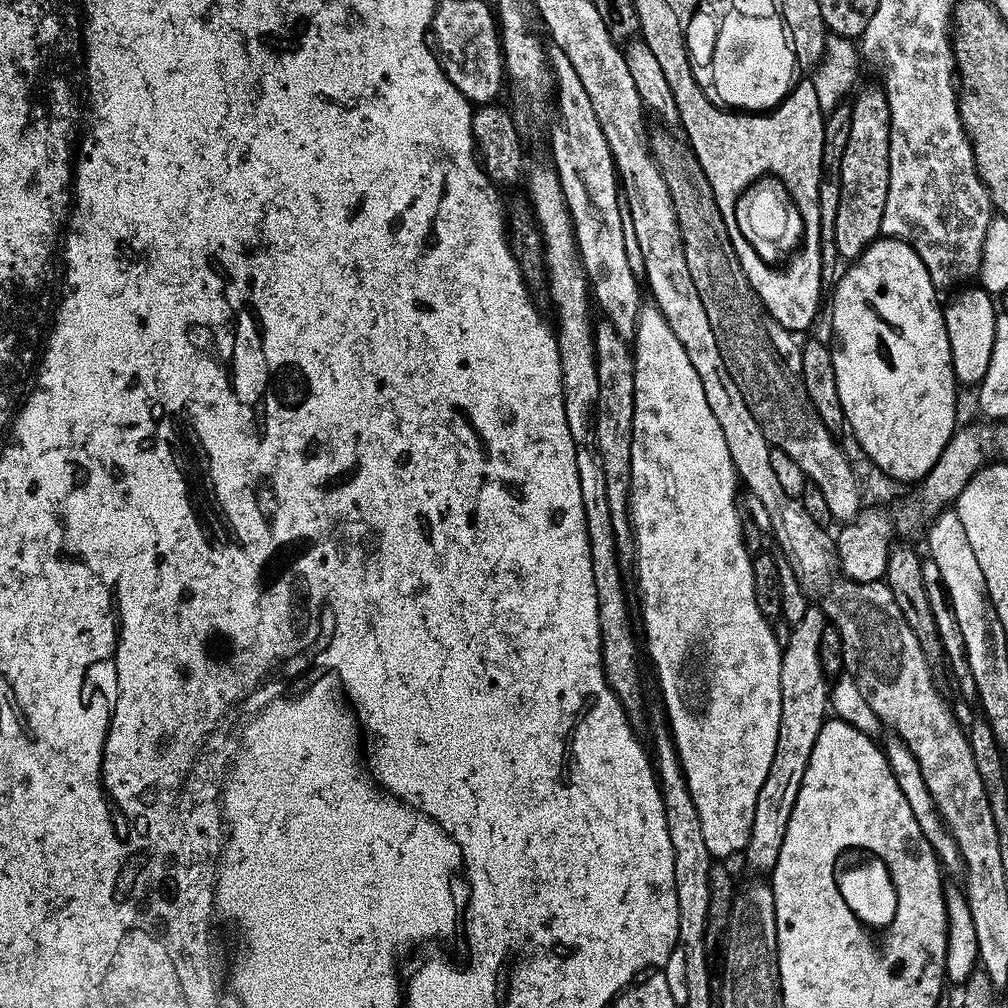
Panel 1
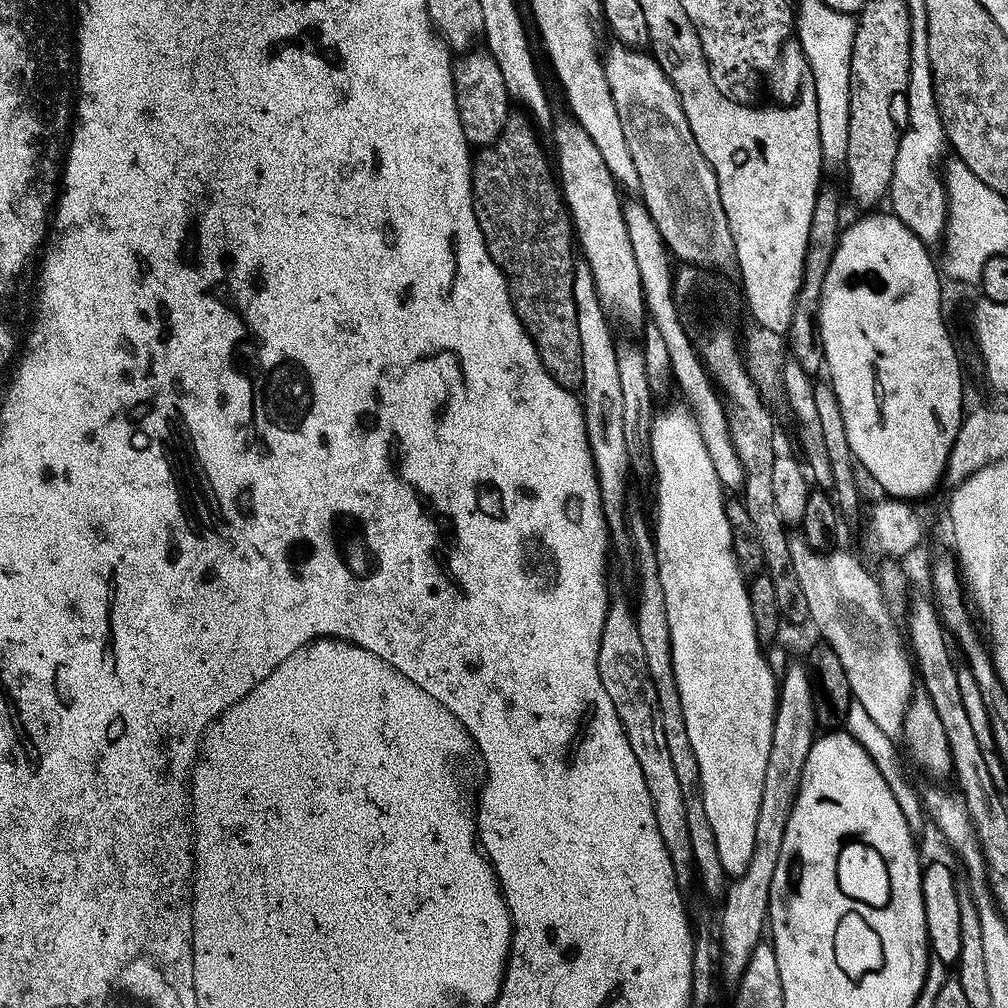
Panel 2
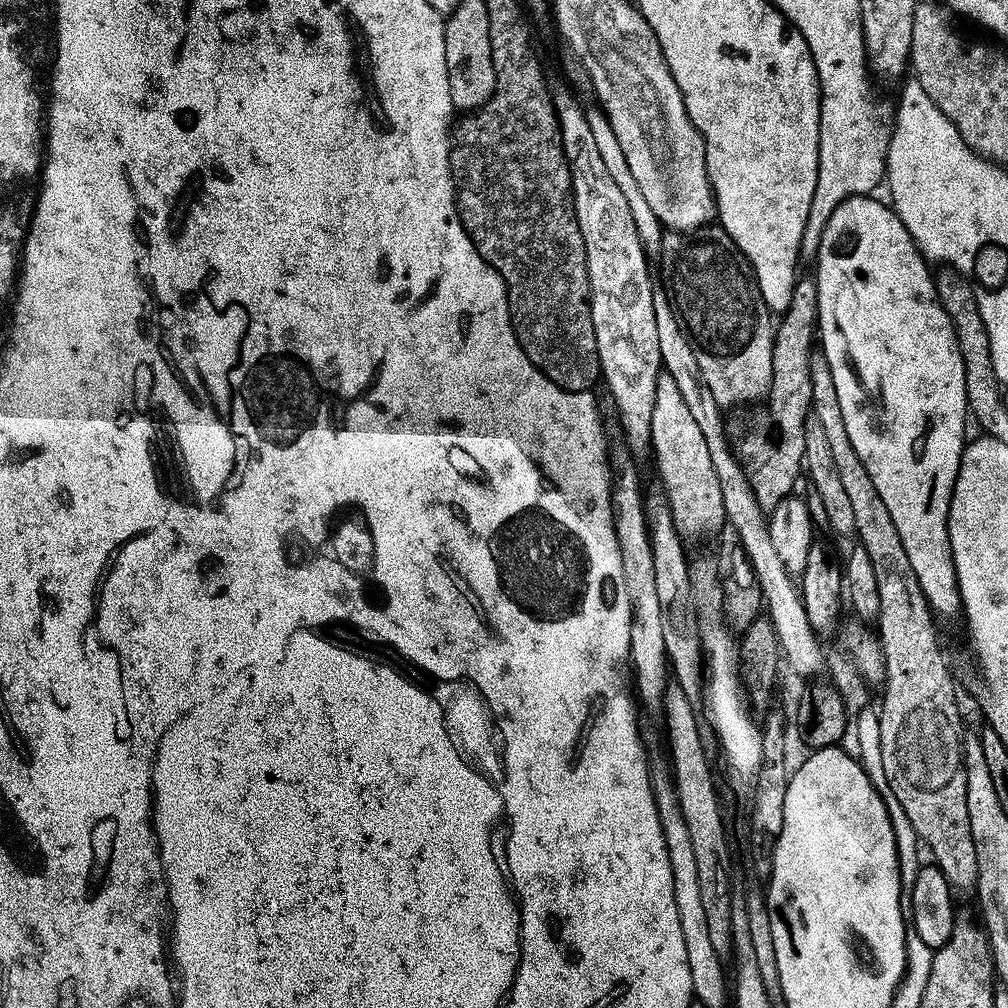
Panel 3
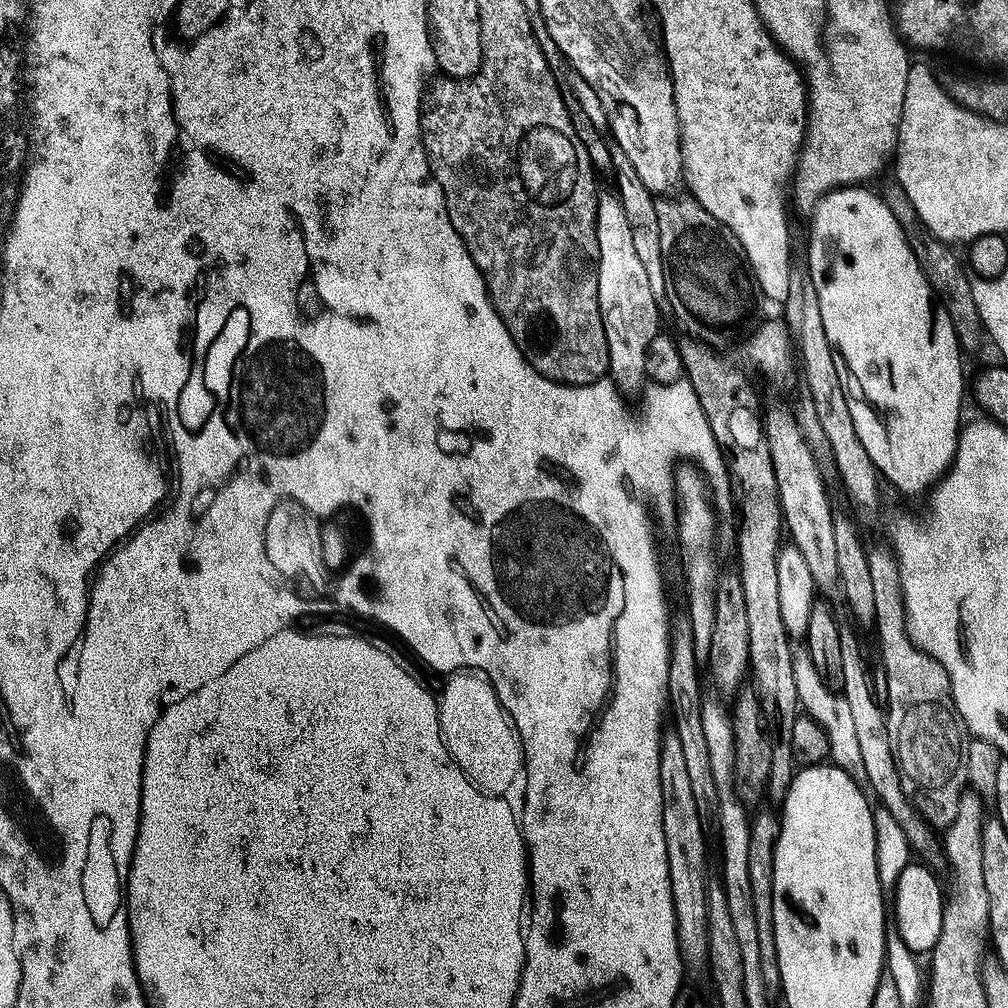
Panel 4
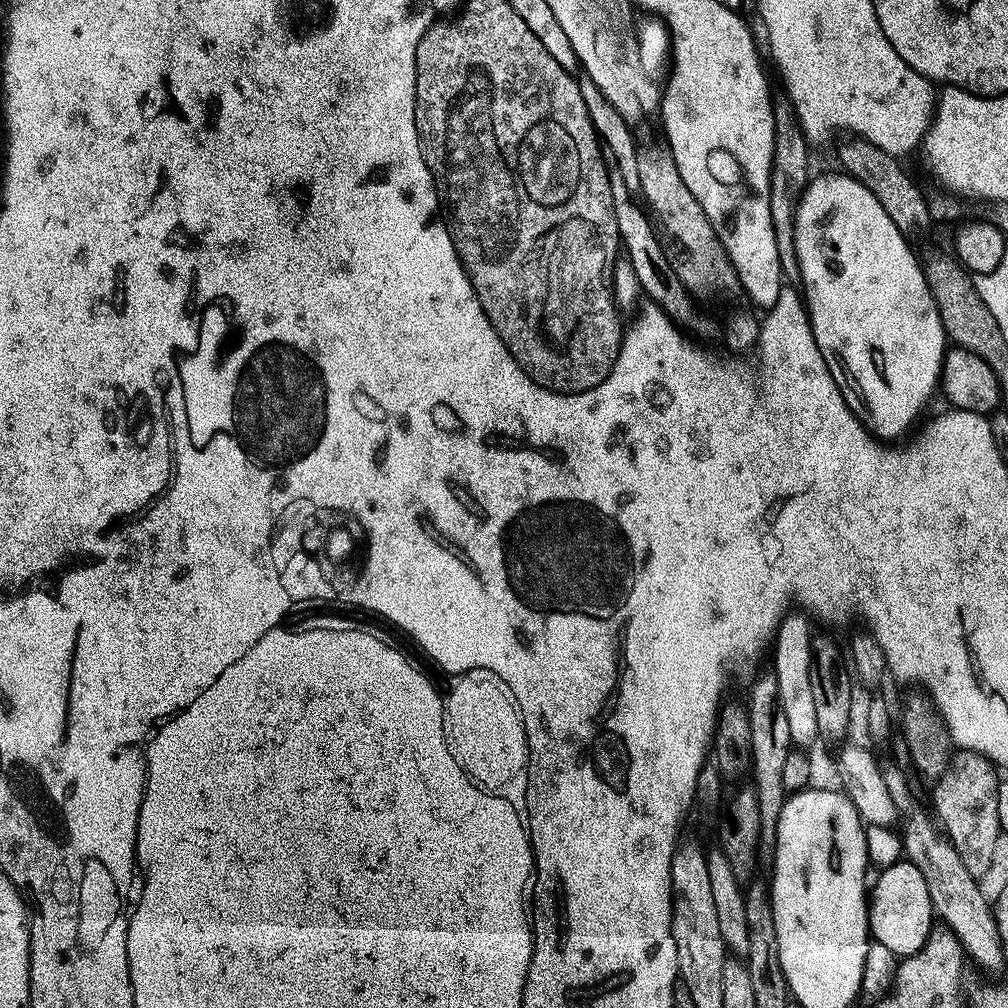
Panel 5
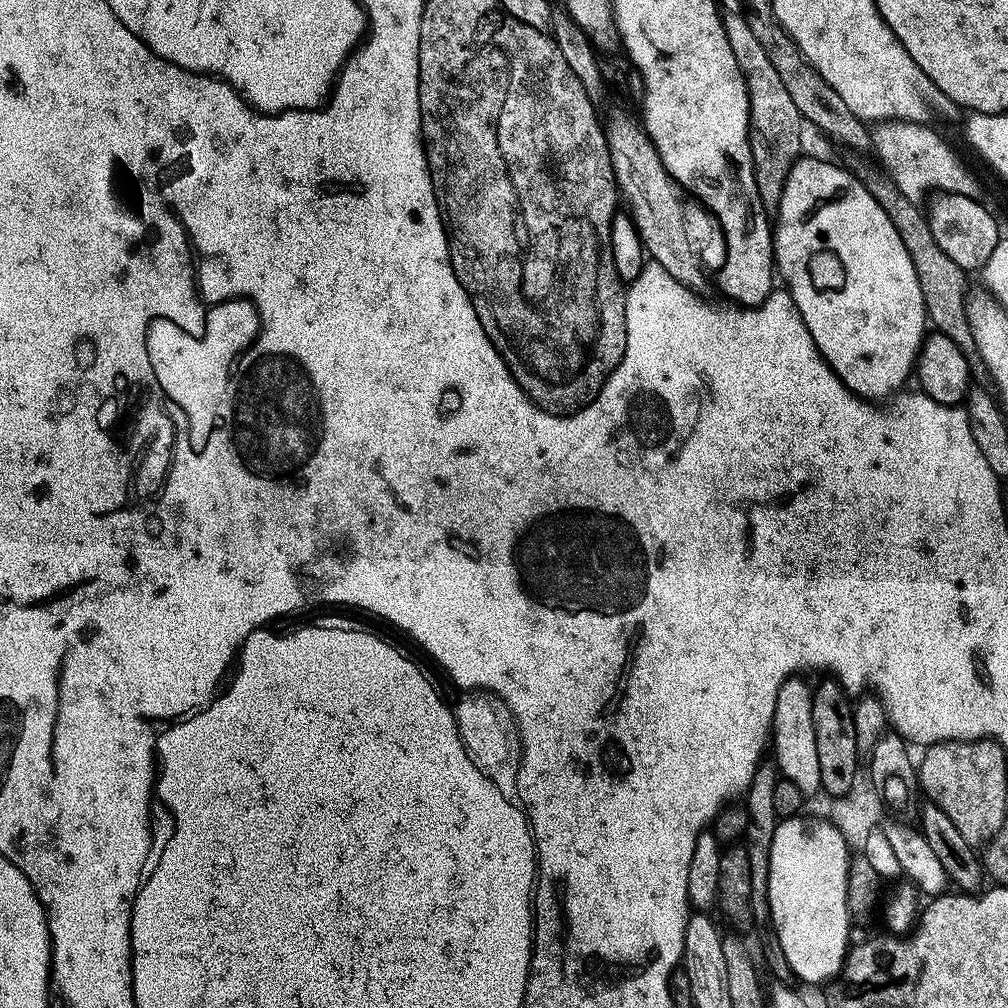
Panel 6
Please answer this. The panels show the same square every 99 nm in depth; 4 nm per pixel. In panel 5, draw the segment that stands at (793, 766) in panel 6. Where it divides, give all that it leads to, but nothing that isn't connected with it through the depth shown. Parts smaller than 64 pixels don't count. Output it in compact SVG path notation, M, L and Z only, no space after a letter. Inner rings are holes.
M789 614L781 620L780 627L776 629L774 651L771 656L773 655L772 660L776 663L774 675L778 682L778 698L782 702L782 710L790 726L790 738L793 745L807 750L817 742L820 731L810 687L810 654L812 653L813 633L808 632L809 617L804 614L799 615ZM775 648L776 653L774 653Z

